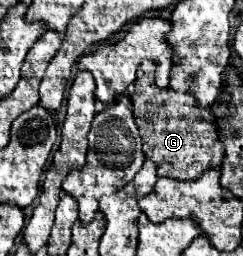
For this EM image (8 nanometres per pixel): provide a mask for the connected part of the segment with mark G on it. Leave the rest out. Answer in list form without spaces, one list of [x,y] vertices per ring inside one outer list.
[[[143,60],[131,92],[133,114],[143,136],[143,152],[157,164],[157,174],[175,180],[195,180],[209,168],[221,168],[223,142],[219,140],[219,124],[211,108],[191,104],[191,94],[159,88],[155,84],[155,62]]]

